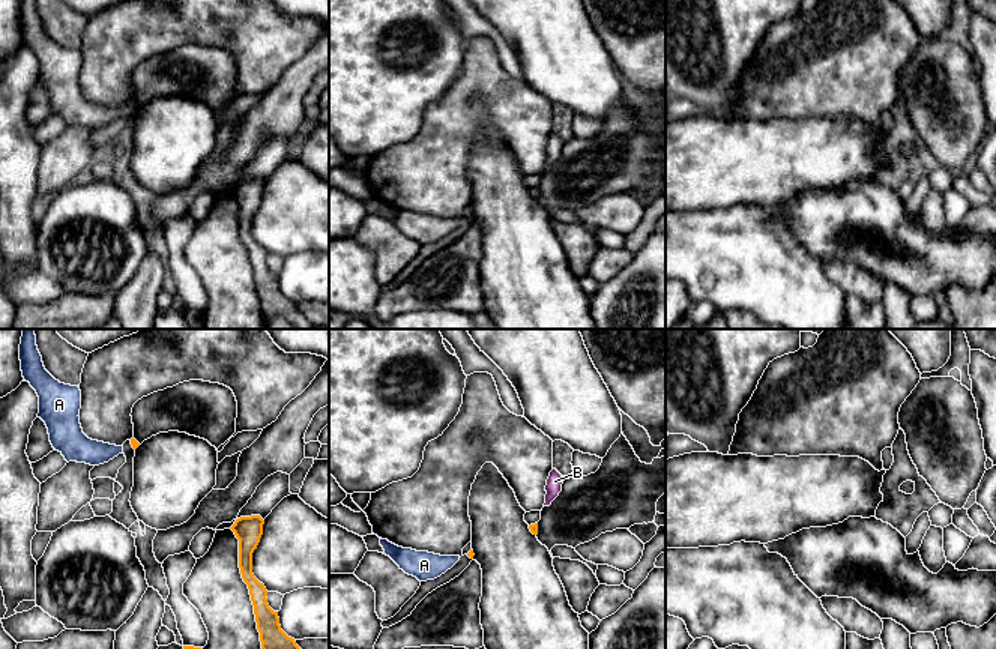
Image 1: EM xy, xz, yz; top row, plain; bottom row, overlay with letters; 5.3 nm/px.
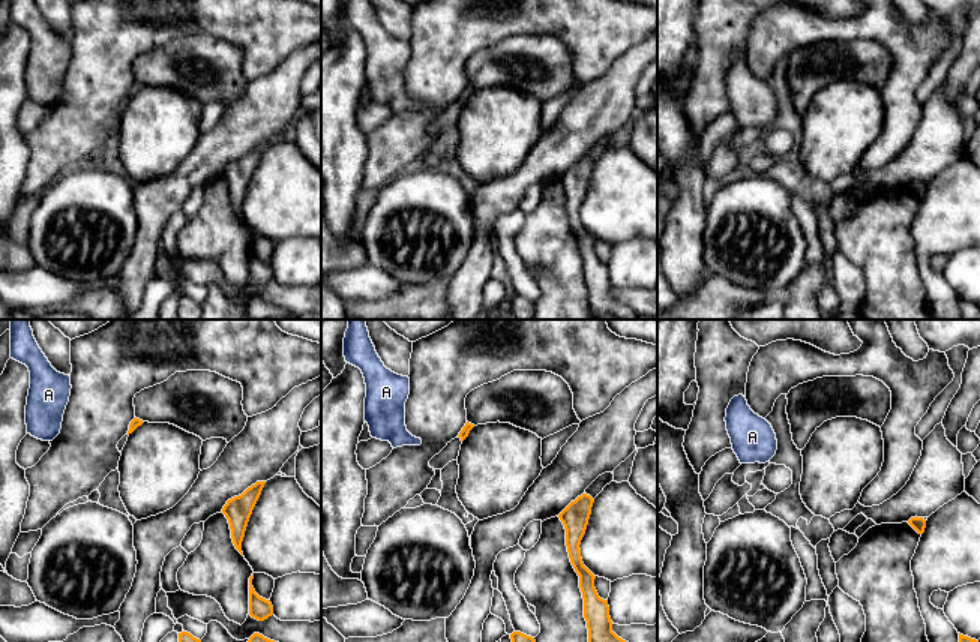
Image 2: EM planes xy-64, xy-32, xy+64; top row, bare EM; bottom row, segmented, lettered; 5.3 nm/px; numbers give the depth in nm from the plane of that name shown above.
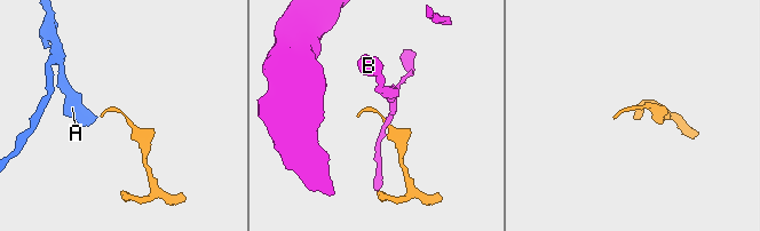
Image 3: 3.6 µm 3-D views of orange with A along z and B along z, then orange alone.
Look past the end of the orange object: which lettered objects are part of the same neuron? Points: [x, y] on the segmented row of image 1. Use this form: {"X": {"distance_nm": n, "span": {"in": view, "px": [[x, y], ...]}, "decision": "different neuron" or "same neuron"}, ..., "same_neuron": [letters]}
{"A": {"distance_nm": 50, "span": {"in": "xz", "px": [[467, 555], [458, 556]]}, "decision": "same neuron"}, "B": {"distance_nm": 100, "span": {"in": "xz", "px": [[537, 523], [544, 505]]}, "decision": "different neuron"}, "same_neuron": ["A"]}

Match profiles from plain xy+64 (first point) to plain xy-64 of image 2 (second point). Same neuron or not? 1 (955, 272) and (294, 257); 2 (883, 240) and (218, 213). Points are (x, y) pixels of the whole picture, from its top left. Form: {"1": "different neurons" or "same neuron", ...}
{"1": "same neuron", "2": "same neuron"}

